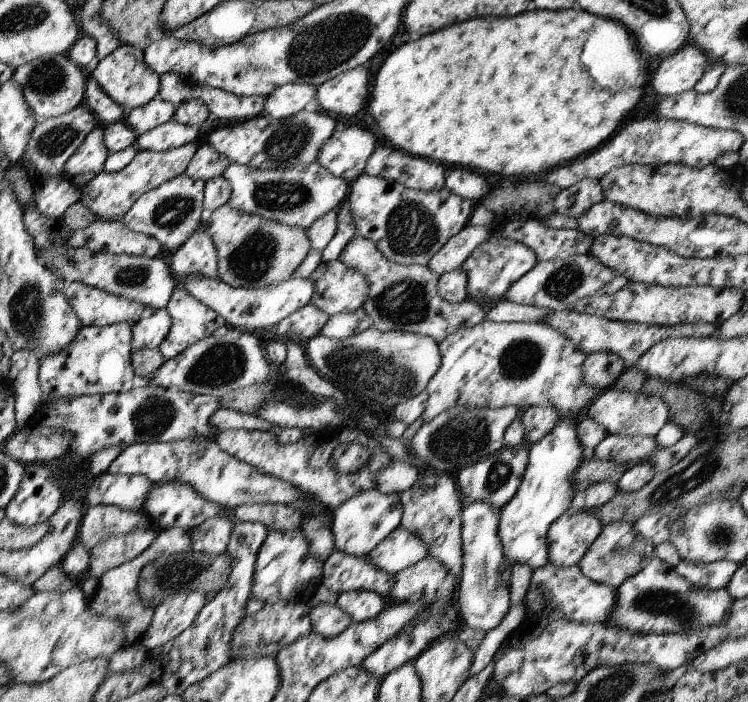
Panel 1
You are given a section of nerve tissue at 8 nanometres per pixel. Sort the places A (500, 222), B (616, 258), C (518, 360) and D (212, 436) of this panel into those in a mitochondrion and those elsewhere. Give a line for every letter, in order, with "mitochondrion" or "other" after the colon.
A: other
B: other
C: mitochondrion
D: other

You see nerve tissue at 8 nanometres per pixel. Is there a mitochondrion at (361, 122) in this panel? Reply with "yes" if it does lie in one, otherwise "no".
no

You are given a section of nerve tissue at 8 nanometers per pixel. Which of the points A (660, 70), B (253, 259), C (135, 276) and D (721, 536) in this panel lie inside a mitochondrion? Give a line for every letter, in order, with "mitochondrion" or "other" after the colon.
A: other
B: mitochondrion
C: mitochondrion
D: mitochondrion

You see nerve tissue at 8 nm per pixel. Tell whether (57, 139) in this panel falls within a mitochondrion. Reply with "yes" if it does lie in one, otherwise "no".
yes

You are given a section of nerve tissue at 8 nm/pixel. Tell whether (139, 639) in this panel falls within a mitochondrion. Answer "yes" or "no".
no

